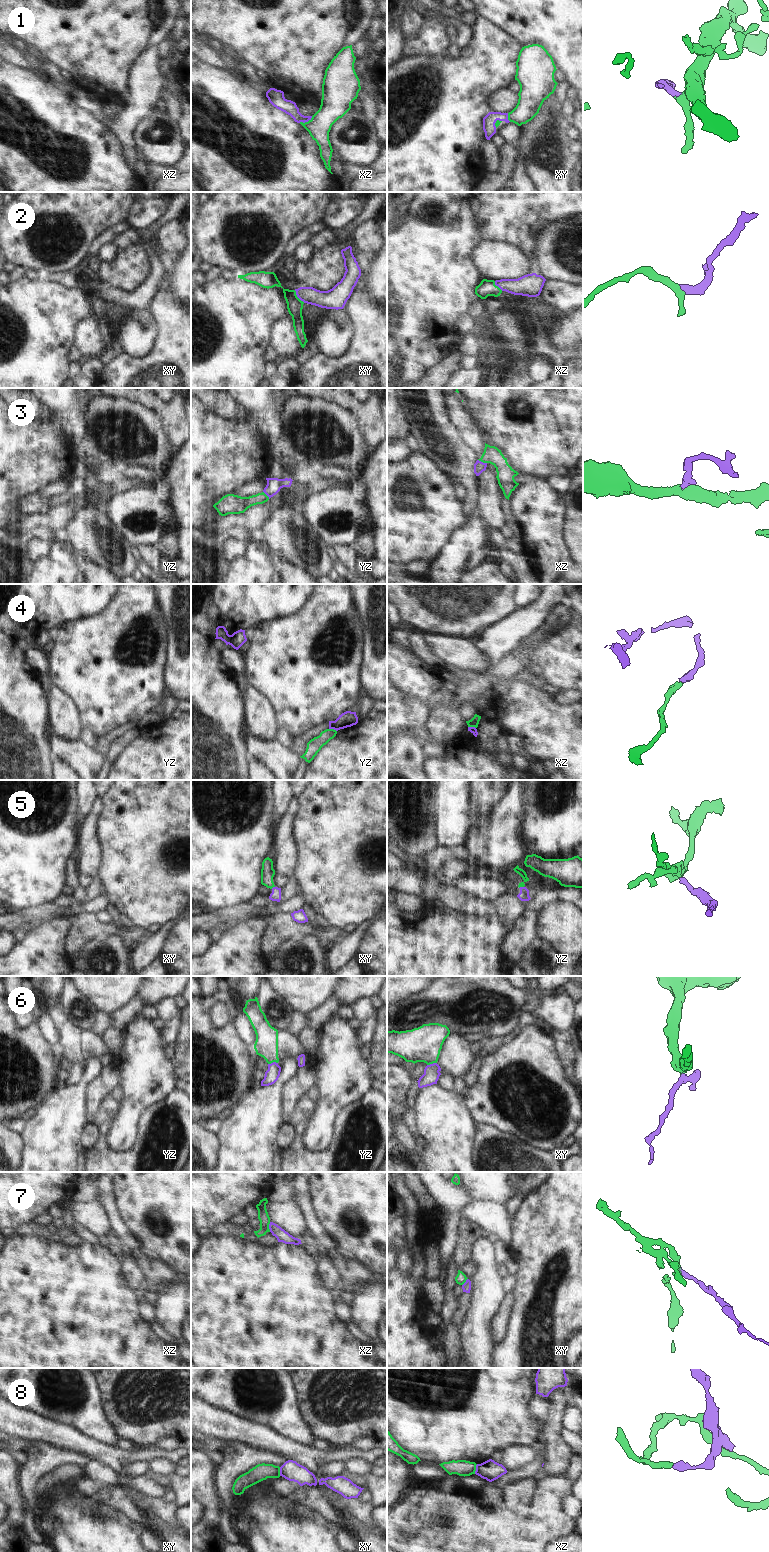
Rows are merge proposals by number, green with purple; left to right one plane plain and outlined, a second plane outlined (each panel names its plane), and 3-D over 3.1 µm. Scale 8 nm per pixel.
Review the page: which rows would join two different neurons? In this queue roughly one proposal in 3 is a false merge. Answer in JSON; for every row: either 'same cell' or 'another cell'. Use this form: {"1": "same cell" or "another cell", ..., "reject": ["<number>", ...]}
{"1": "same cell", "2": "same cell", "3": "same cell", "4": "another cell", "5": "same cell", "6": "same cell", "7": "another cell", "8": "another cell", "reject": ["4", "7", "8"]}

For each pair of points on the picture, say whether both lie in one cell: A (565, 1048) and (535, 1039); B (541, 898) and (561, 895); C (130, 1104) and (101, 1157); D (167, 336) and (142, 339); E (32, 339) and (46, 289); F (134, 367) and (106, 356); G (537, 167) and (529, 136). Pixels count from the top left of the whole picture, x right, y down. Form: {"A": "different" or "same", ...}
{"A": "different", "B": "same", "C": "different", "D": "different", "E": "same", "F": "different", "G": "same"}

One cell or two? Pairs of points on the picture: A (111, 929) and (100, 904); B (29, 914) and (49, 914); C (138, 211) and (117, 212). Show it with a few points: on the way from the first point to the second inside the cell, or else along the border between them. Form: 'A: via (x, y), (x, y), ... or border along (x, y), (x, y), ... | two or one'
A: border along (89, 912), (94, 914) | two
B: via (34, 914), (44, 914) | one
C: border along (133, 202), (128, 217), (125, 220) | two

